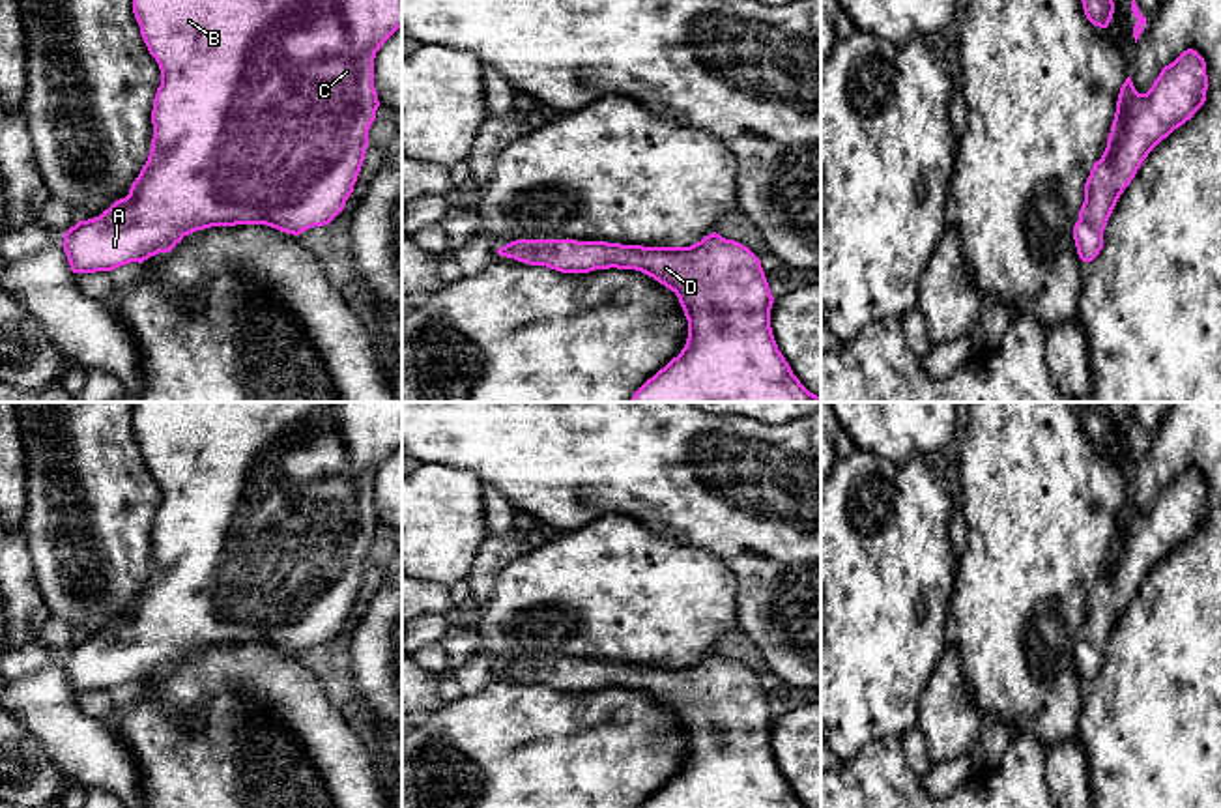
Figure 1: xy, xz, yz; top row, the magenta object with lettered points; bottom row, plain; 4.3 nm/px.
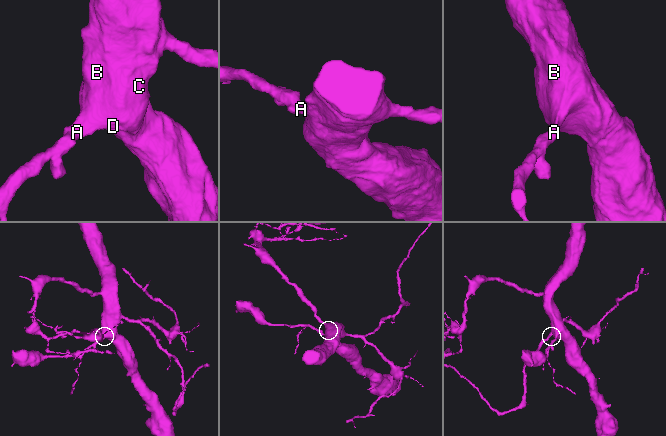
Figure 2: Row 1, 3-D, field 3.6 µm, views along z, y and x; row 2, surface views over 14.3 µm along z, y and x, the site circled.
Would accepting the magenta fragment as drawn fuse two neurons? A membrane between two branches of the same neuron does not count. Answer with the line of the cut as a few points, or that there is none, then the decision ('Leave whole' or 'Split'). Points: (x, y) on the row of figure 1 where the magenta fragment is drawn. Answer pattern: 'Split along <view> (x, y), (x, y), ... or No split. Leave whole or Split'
No split. Leave whole

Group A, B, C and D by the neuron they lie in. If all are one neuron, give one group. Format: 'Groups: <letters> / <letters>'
Groups: A B C D

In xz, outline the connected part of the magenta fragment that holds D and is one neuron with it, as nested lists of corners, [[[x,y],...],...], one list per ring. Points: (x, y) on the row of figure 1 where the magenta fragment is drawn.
[[[712,232],[690,247],[643,247],[576,239],[516,239],[499,256],[561,273],[595,269],[641,271],[677,297],[688,320],[688,339],[677,357],[649,378],[630,402],[821,402],[793,374],[770,327],[770,294],[759,258],[742,243]]]

